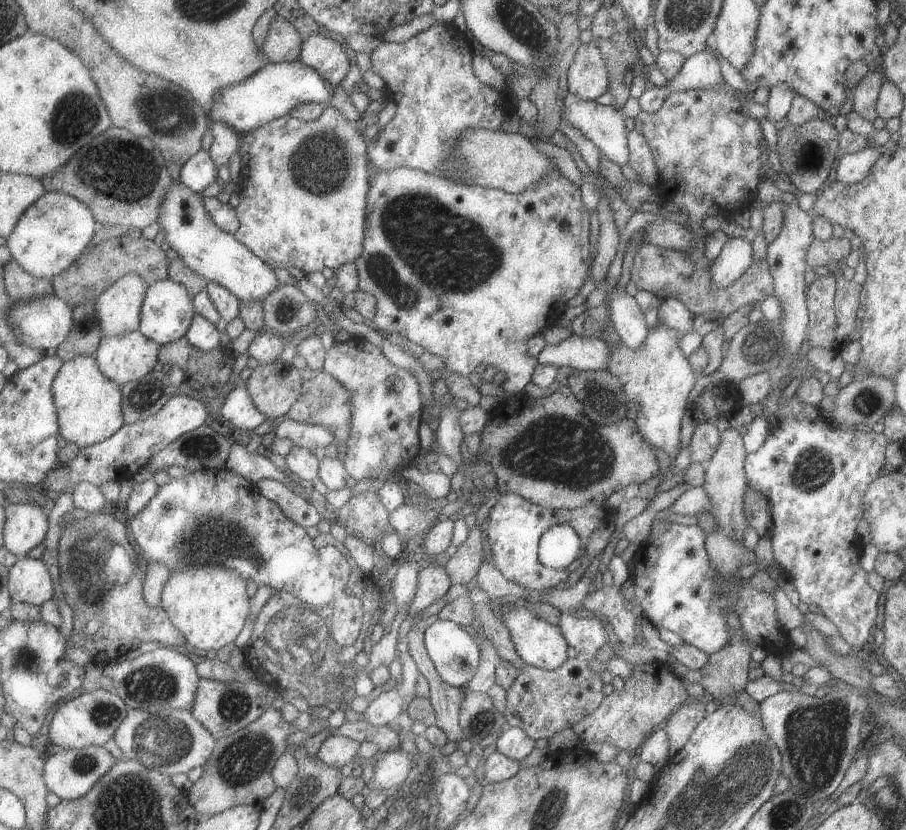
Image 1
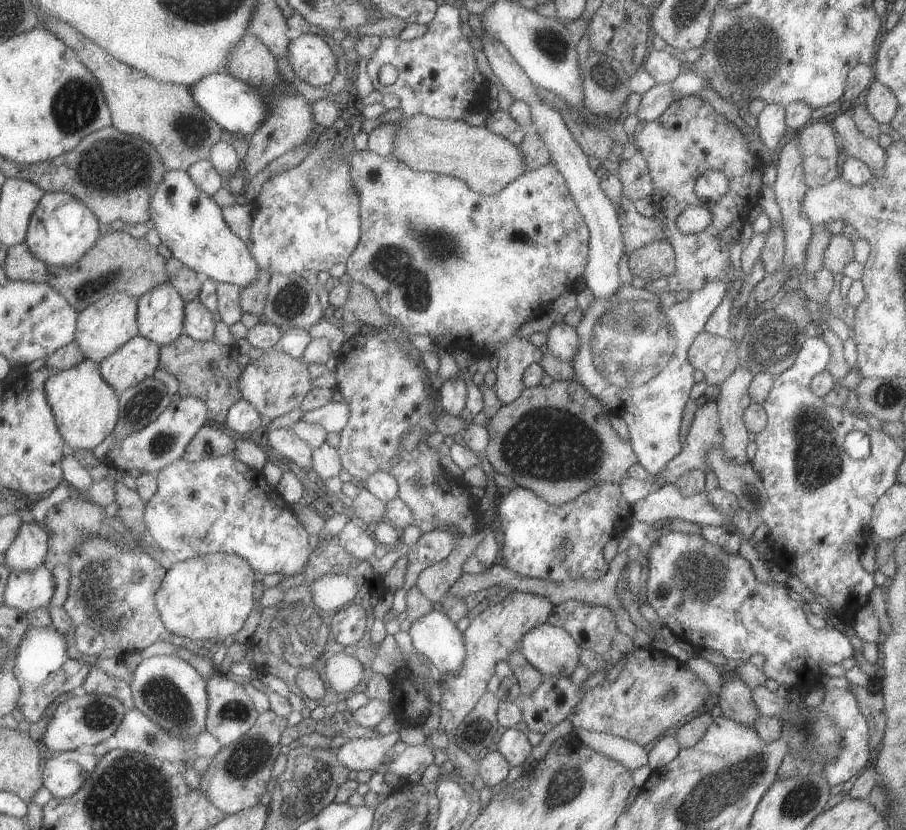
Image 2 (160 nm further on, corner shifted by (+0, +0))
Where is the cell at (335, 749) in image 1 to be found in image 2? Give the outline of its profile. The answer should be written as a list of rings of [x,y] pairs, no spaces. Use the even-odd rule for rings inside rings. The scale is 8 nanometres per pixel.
[[[399,730],[375,738],[358,738],[349,740],[337,750],[338,757],[345,766],[356,772],[372,770],[386,764],[393,746],[399,742]]]

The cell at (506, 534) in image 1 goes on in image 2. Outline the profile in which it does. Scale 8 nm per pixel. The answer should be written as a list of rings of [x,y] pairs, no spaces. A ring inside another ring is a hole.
[[[601,481],[597,486],[590,487],[589,490],[582,492],[579,496],[573,497],[571,500],[562,502],[558,505],[552,505],[551,503],[546,503],[539,495],[535,494],[532,490],[525,489],[523,487],[515,487],[507,494],[507,496],[501,496],[499,499],[499,505],[497,508],[497,515],[500,522],[500,531],[499,535],[499,550],[501,553],[501,564],[505,565],[507,568],[510,568],[514,573],[524,577],[533,577],[539,580],[544,580],[547,582],[565,582],[573,579],[587,579],[588,581],[596,581],[601,577],[604,577],[608,573],[608,564],[605,563],[605,560],[601,556],[602,546],[609,540],[609,538],[620,536],[627,527],[631,525],[632,514],[631,514],[631,505],[625,501],[623,496],[619,492],[619,485],[609,482]]]

